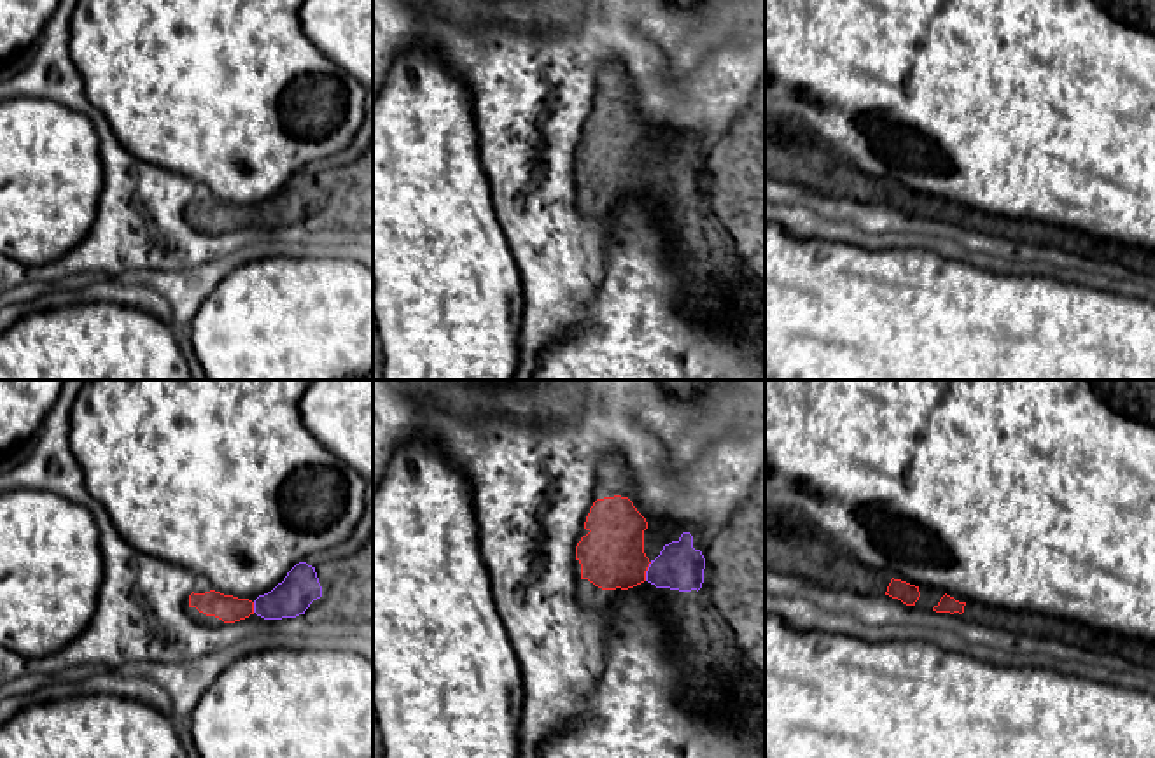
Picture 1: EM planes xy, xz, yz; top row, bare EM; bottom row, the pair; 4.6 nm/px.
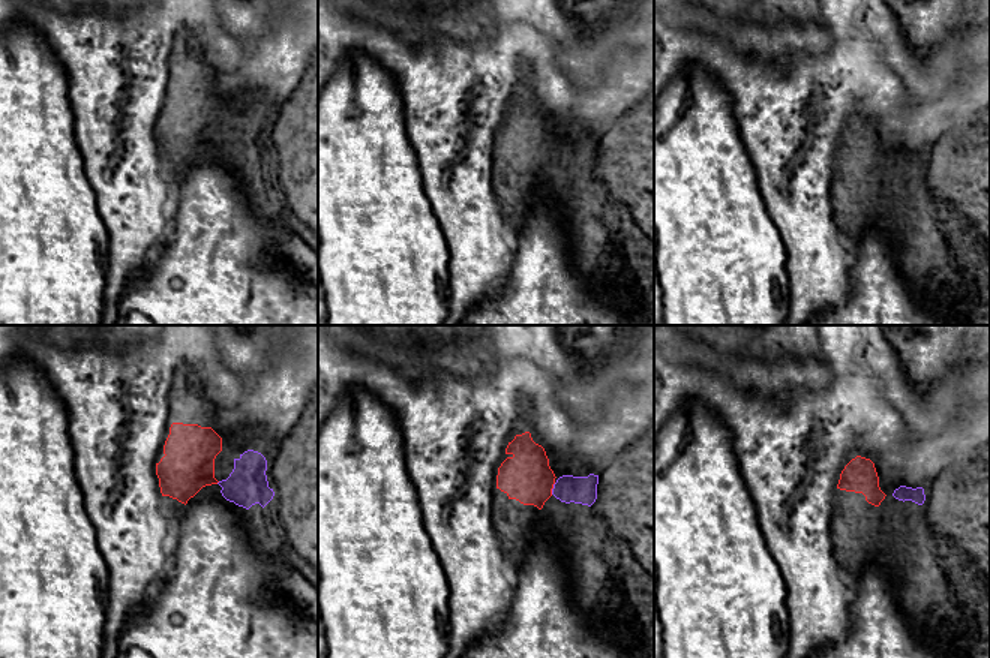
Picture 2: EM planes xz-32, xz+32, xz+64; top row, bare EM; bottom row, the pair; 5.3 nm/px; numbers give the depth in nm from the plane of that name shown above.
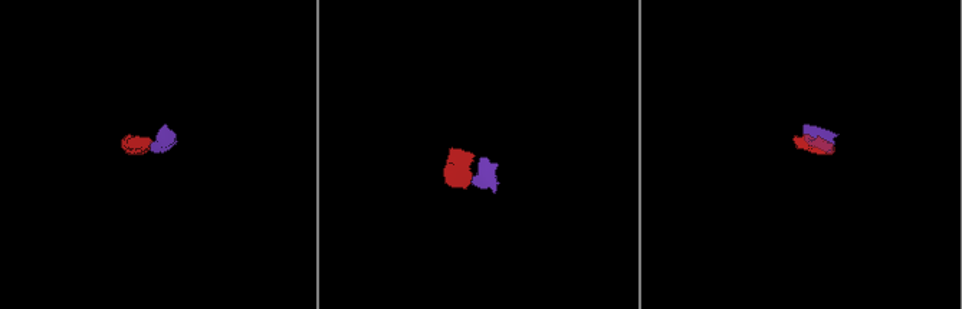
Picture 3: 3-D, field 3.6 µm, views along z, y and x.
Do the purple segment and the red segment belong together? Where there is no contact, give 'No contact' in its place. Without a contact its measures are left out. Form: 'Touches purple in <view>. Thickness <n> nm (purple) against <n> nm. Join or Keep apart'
Touches purple in xz. Thickness 220 nm (purple) against 300 nm. Join

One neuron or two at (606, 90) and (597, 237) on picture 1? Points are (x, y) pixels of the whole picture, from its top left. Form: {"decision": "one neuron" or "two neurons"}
{"decision": "one neuron"}

